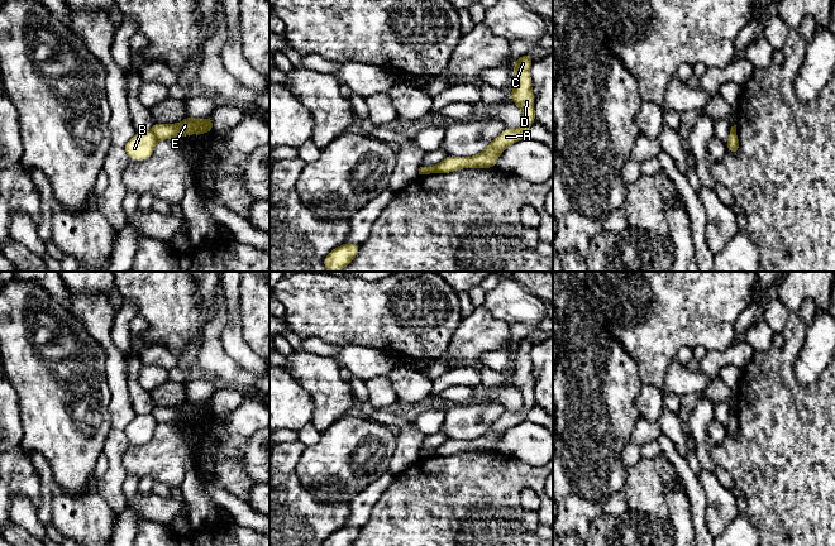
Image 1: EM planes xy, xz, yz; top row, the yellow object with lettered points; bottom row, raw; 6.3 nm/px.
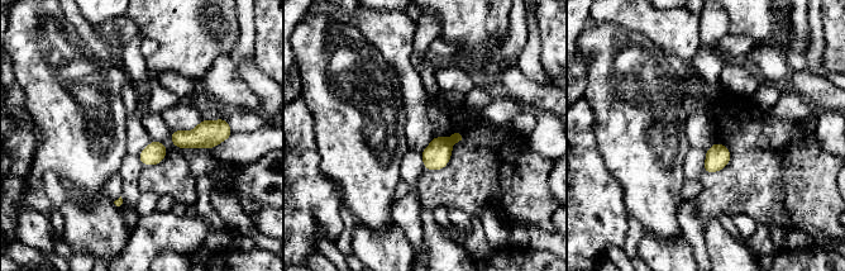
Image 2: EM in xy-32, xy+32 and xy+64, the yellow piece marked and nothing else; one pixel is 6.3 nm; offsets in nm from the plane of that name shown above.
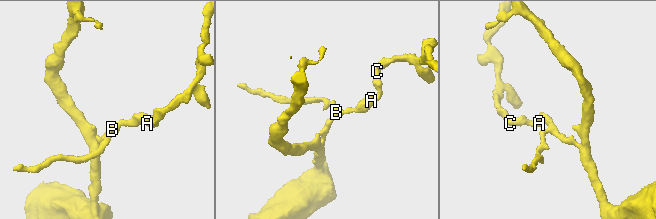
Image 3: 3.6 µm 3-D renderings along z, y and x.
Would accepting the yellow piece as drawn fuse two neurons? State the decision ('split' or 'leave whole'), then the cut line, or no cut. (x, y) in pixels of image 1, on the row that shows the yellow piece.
split; cut xy (151, 130), (157, 139)

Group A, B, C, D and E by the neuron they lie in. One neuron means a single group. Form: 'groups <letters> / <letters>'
groups A C D E / B

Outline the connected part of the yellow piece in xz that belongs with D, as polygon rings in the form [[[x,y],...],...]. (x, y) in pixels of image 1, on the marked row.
[[[526,53],[514,64],[515,80],[511,85],[512,95],[510,100],[523,111],[523,126],[520,129],[505,129],[482,153],[474,157],[447,155],[447,158],[436,166],[438,173],[450,173],[461,168],[496,167],[497,158],[505,148],[528,136],[528,131],[535,121],[534,94],[531,91],[529,72],[533,62],[530,53]]]

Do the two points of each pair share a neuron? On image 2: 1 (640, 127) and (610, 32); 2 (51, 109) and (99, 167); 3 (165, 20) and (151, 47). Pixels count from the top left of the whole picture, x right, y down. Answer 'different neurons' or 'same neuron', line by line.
1: same neuron
2: same neuron
3: different neurons

